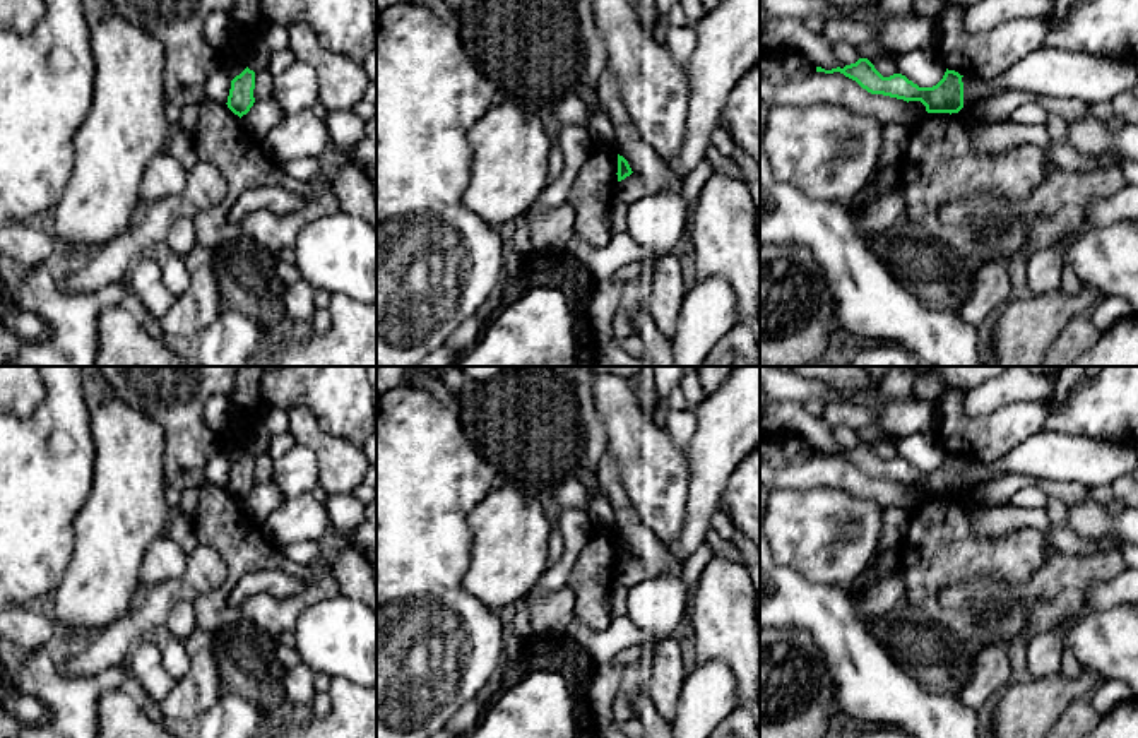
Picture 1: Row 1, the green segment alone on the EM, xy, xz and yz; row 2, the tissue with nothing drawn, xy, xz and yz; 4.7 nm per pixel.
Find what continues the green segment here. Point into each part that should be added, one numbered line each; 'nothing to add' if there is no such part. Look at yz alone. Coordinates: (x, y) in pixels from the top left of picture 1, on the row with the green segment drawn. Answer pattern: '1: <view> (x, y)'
nothing to add

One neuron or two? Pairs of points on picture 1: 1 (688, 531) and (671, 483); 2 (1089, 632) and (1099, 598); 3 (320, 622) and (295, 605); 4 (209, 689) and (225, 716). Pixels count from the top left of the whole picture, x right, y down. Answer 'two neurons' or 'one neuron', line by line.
1: two neurons
2: two neurons
3: two neurons
4: two neurons

